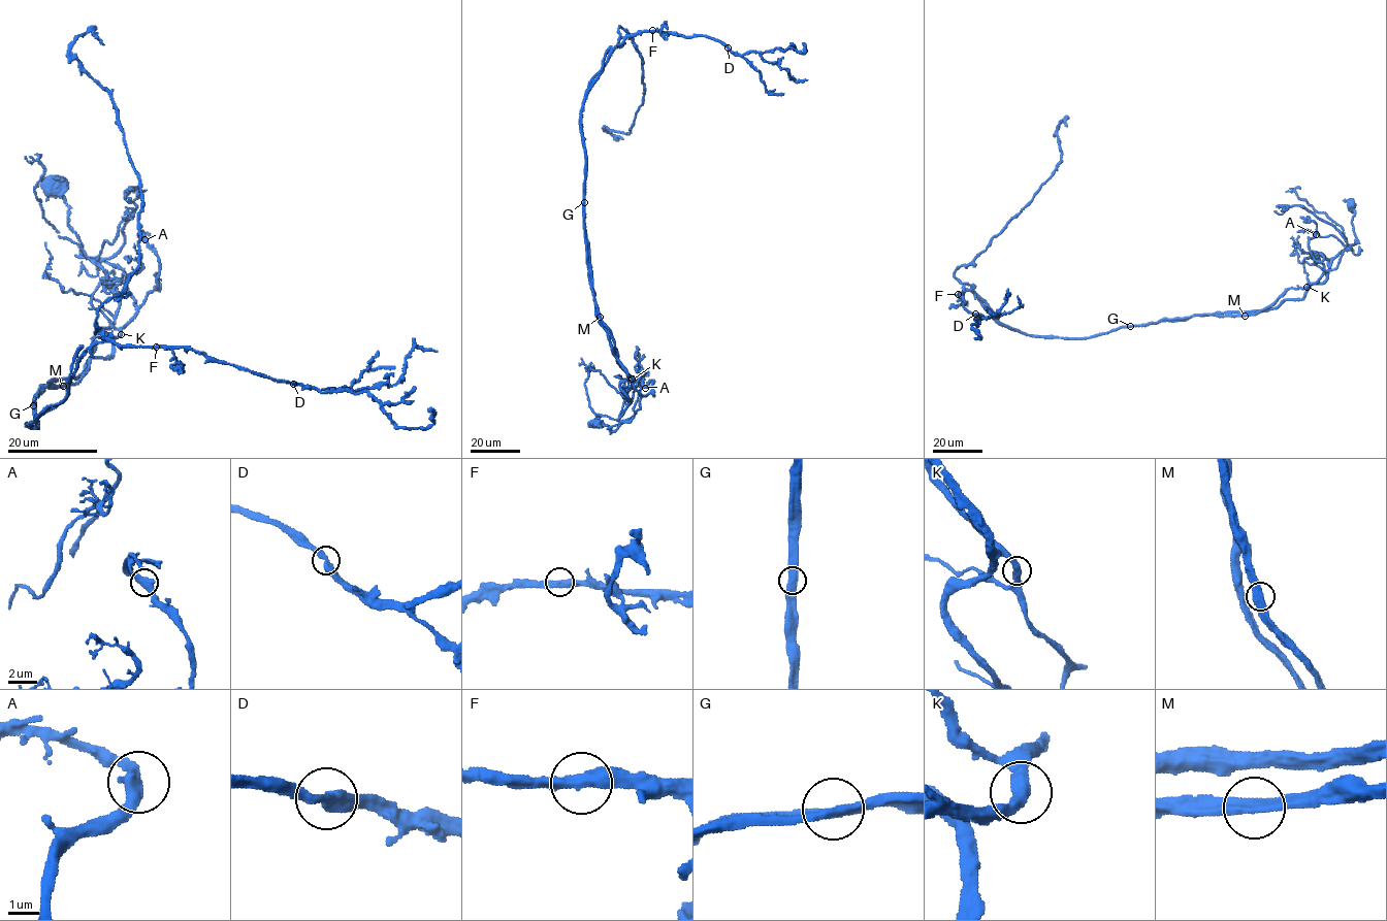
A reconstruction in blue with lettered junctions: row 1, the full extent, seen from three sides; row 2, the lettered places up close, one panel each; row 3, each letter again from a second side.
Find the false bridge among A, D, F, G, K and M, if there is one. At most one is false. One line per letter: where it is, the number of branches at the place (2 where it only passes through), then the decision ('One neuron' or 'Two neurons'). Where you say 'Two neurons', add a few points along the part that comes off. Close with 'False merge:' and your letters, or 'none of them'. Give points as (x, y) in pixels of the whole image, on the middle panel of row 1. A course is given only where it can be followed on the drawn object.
A: Place: (645, 388). Branches: 2. One neuron
D: Place: (728, 47). Branches: 2. One neuron
F: Place: (652, 30). Branches: 2. One neuron
G: Place: (584, 202). Branches: 2. Two neurons. Course of the part to remove: (584, 202), (586, 263), (599, 318), (613, 339), (618, 364), (646, 395), (653, 381), (643, 386), (646, 369)
K: Place: (632, 379). Branches: 2. One neuron
M: Place: (600, 317). Branches: 2. One neuron
False merge: G

